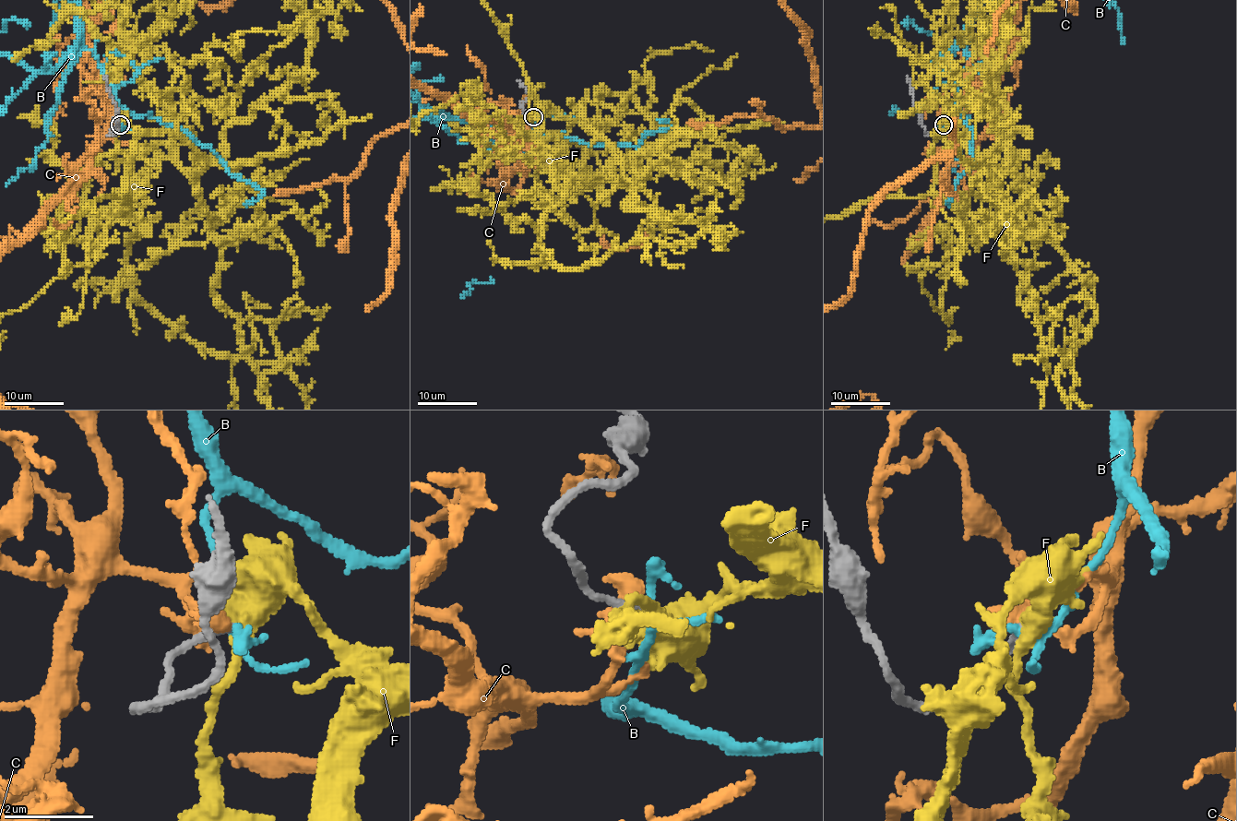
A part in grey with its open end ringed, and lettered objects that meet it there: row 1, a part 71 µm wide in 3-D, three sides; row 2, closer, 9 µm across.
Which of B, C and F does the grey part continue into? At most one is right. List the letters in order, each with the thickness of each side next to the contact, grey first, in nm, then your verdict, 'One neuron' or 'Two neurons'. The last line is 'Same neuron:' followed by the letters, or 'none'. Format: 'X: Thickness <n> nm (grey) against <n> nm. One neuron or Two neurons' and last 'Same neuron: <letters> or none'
B: Thickness 150 nm (grey) against 160 nm. Two neurons
C: Thickness 160 nm (grey) against 480 nm. Two neurons
F: Thickness 150 nm (grey) against 420 nm. Two neurons
Same neuron: none

